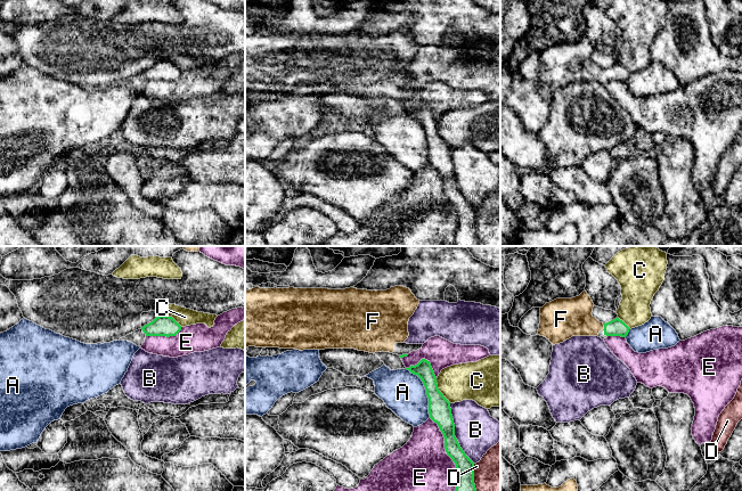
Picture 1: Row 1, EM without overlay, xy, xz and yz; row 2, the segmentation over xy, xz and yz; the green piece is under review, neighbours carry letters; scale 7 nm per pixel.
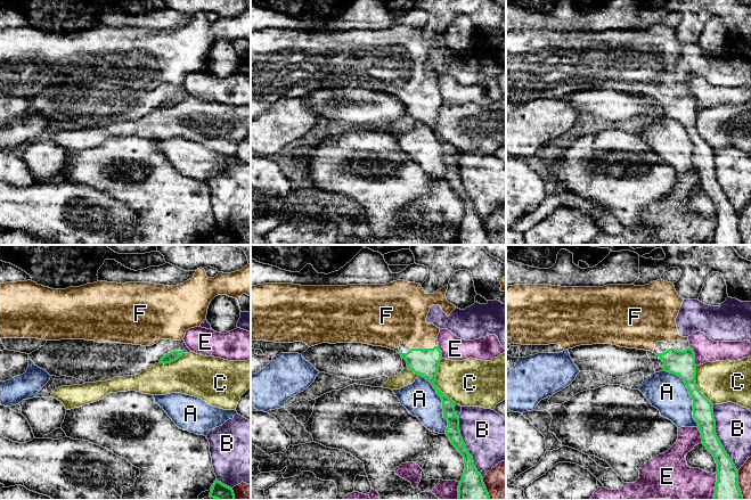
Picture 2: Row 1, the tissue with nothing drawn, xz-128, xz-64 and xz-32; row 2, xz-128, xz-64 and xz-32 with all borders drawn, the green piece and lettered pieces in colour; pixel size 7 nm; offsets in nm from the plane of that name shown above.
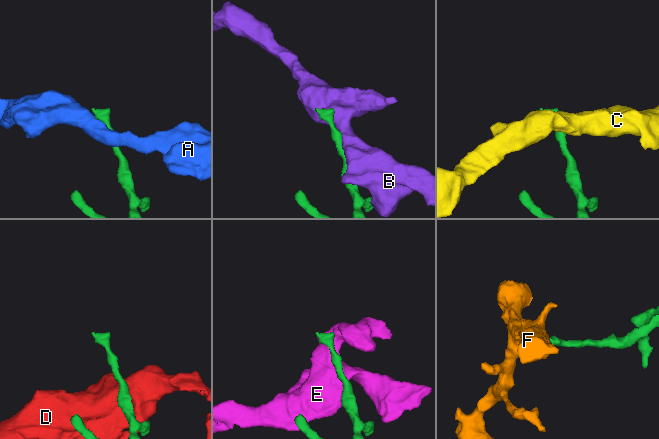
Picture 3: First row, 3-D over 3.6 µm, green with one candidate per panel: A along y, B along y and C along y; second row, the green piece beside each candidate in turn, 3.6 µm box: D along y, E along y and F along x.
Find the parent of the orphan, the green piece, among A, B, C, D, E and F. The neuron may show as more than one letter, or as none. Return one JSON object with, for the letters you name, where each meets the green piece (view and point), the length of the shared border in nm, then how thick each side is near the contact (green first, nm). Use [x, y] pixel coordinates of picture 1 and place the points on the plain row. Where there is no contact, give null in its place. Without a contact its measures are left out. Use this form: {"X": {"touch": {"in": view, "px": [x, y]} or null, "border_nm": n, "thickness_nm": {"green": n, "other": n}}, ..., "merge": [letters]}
{"F": {"touch": {"in": "yz", "px": [604, 72]}, "border_nm": 50, "thickness_nm": {"green": 120, "other": 280}}, "merge": ["F"]}

